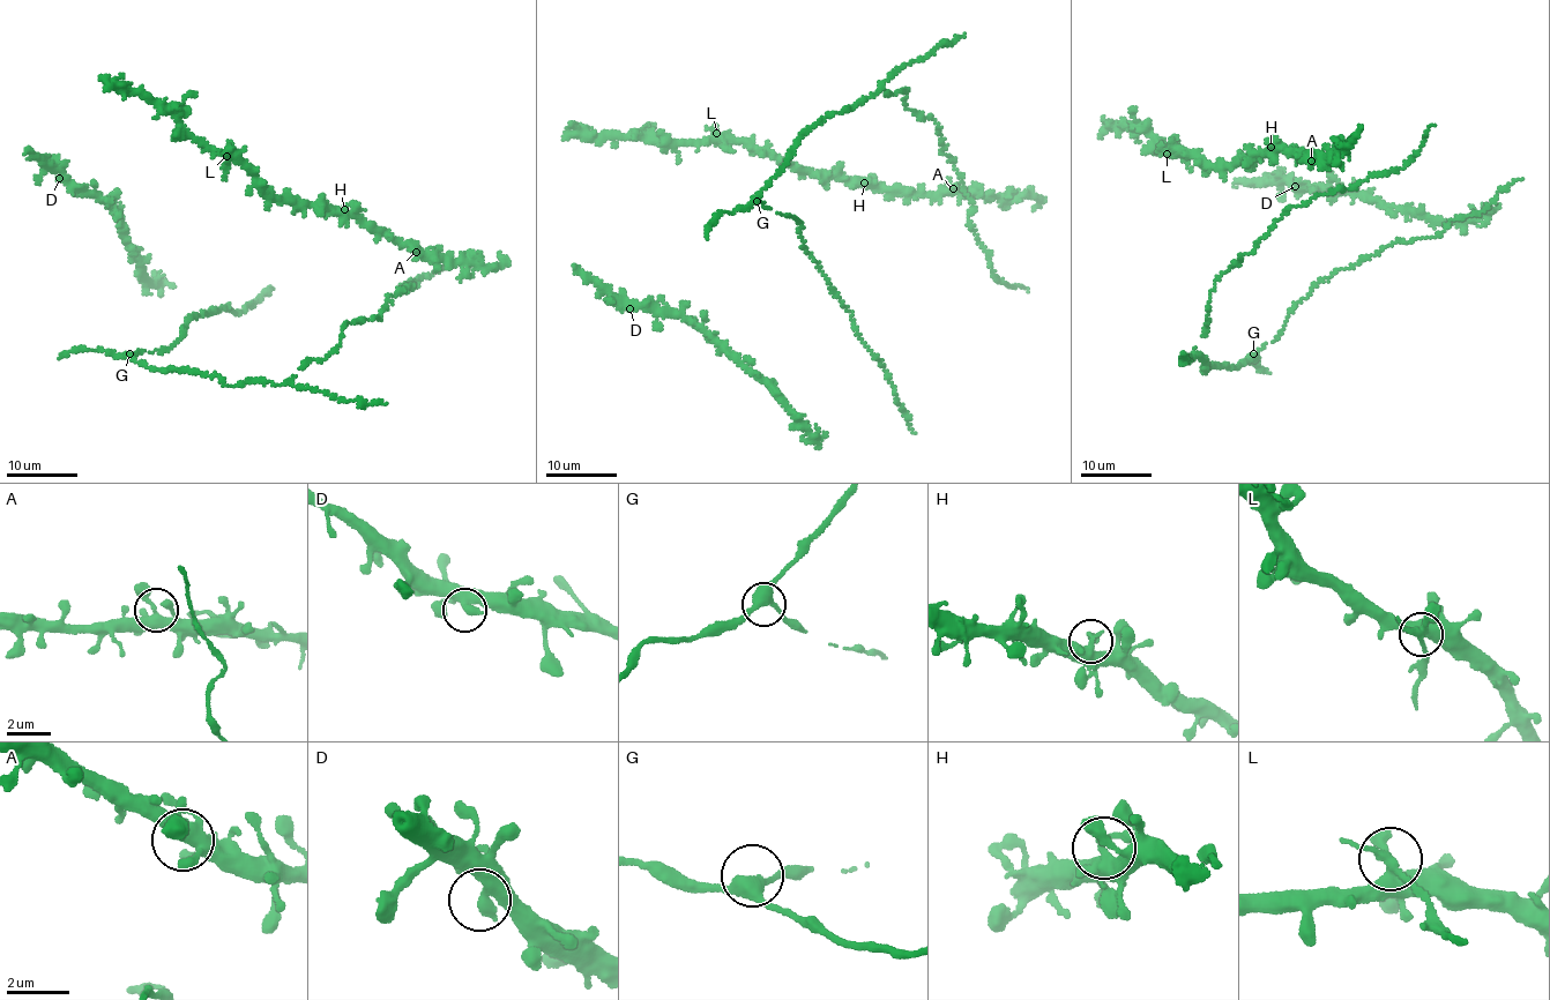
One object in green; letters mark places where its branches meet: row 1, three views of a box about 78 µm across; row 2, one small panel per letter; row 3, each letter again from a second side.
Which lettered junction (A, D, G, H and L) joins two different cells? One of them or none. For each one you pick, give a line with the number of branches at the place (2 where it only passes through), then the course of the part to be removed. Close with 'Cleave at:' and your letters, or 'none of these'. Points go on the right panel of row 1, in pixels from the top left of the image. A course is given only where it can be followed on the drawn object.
L: branches 4; course (1167, 153), (1184, 159), (1192, 172)
Cleave at: L

